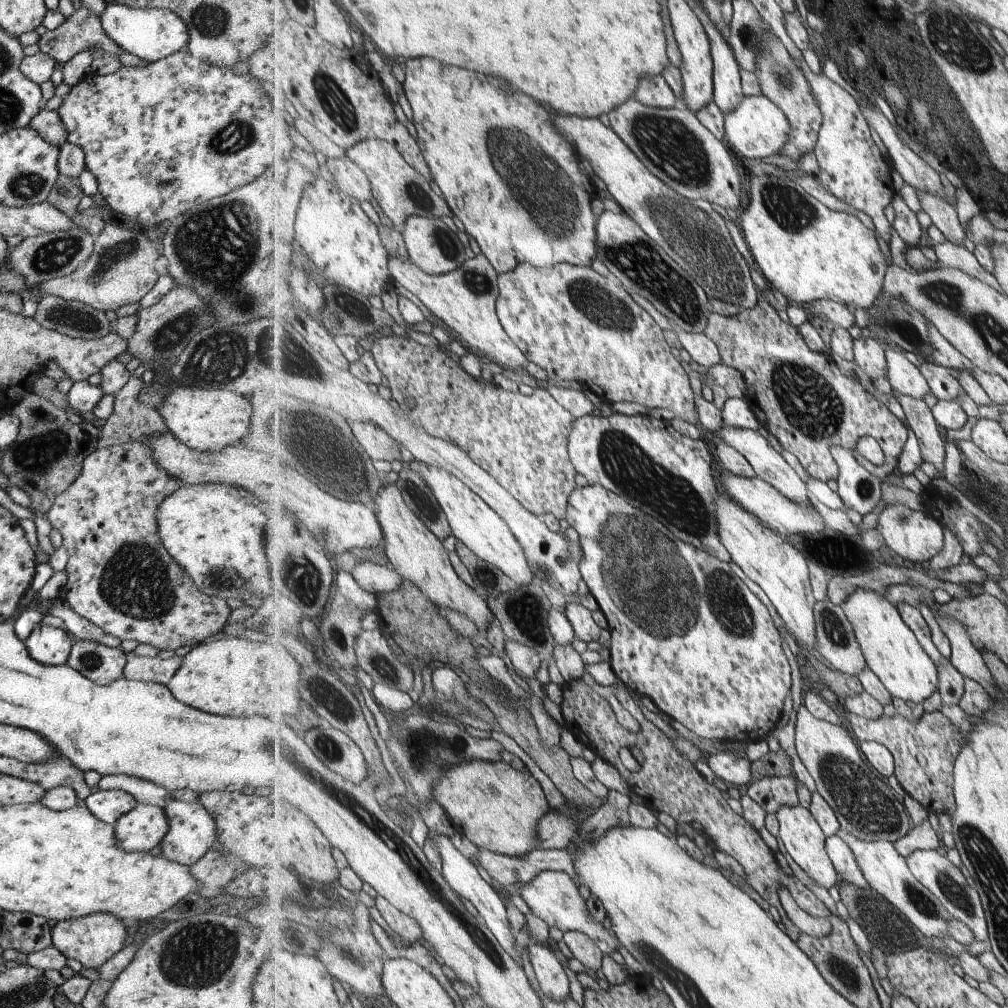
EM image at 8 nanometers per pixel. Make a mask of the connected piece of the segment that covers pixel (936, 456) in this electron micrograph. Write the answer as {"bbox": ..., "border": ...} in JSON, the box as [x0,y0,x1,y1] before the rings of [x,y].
{"bbox":[899,395,946,479],"border":[[[905,395],[905,398],[901,398],[899,402],[907,412],[911,428],[915,430],[922,460],[933,464],[937,476],[946,479],[946,440],[943,440],[939,432],[939,425],[933,416],[932,409],[925,404],[923,399],[909,397],[911,396]]]}

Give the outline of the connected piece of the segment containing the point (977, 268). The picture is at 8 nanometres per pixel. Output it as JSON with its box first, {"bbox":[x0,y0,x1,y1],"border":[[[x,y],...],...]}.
{"bbox":[912,238,1005,294],"border":[[[921,238],[919,240],[917,246],[912,246],[912,247],[918,247],[918,245],[929,247],[929,249],[932,249],[935,253],[935,255],[938,258],[938,261],[941,265],[944,267],[952,267],[955,269],[960,269],[963,270],[963,272],[967,272],[967,274],[971,274],[971,276],[975,276],[975,278],[979,278],[979,280],[983,280],[983,282],[987,282],[989,286],[993,286],[995,290],[999,290],[1001,294],[1005,294],[1005,290],[1001,288],[1001,284],[999,284],[999,280],[993,276],[993,273],[987,272],[985,268],[979,263],[979,260],[977,260],[975,254],[972,252],[969,252],[965,248],[965,246],[961,244],[953,244],[951,240],[948,240],[945,238],[945,242],[939,244],[939,243],[934,243],[932,240],[930,242],[927,242],[924,238]]]}

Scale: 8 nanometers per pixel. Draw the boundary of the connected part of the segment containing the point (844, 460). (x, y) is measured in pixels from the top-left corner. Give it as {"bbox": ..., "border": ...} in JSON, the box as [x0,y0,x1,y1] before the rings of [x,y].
{"bbox":[831,446,884,516],"border":[[[833,446],[831,454],[839,466],[838,494],[847,506],[863,516],[877,513],[883,502],[881,488],[884,480],[871,474],[849,448]]]}

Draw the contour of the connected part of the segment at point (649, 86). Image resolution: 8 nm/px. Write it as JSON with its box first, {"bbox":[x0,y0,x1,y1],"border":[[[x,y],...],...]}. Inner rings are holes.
{"bbox":[634,74,682,109],"border":[[[662,74],[643,78],[639,82],[639,89],[634,98],[646,106],[661,109],[671,109],[682,105]]]}

